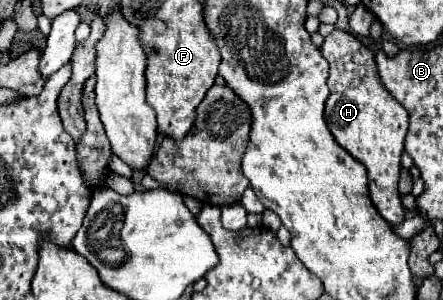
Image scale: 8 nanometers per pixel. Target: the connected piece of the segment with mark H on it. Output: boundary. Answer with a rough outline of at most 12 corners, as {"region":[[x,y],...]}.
{"region":[[333,30],[327,126],[365,164],[389,224],[407,110],[379,80],[373,52]]}

